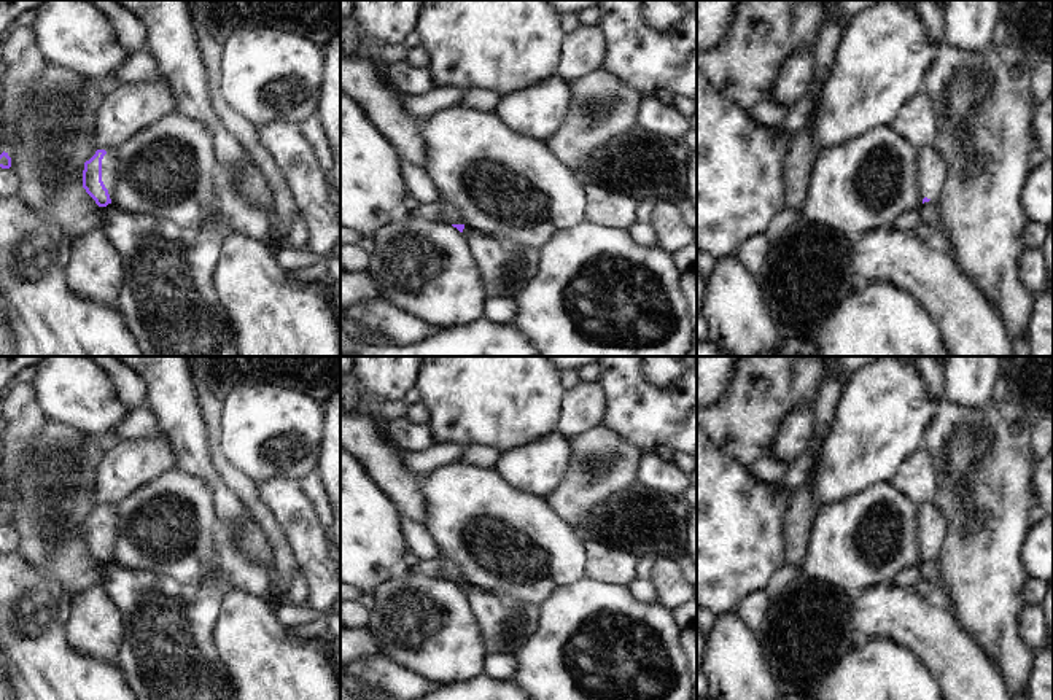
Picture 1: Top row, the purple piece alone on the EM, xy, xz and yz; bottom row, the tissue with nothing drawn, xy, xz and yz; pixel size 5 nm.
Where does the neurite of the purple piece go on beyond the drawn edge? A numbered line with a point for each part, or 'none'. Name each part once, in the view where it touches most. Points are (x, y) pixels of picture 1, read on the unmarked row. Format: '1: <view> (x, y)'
1: xy (110, 521)

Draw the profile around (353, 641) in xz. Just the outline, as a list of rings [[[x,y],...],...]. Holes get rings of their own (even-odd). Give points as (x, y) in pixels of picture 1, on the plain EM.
[[[340,627],[340,665],[374,652],[379,652],[379,644],[369,628]]]

